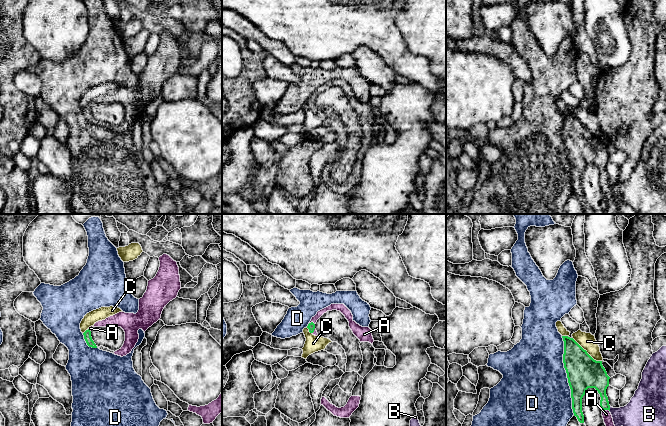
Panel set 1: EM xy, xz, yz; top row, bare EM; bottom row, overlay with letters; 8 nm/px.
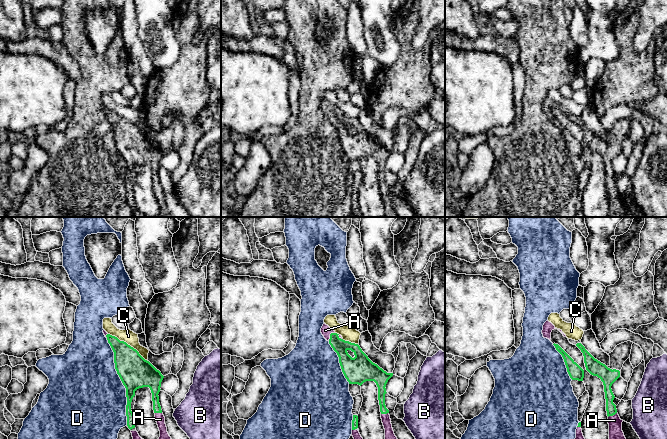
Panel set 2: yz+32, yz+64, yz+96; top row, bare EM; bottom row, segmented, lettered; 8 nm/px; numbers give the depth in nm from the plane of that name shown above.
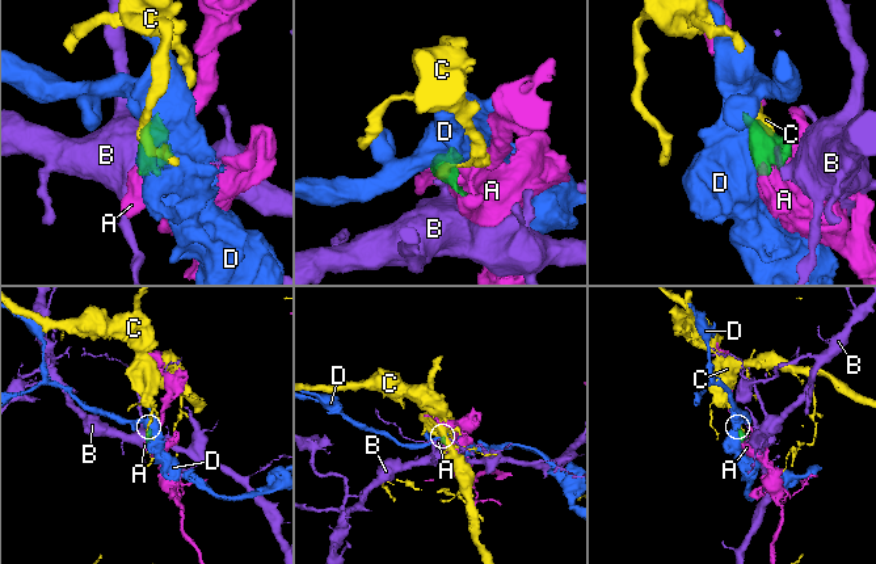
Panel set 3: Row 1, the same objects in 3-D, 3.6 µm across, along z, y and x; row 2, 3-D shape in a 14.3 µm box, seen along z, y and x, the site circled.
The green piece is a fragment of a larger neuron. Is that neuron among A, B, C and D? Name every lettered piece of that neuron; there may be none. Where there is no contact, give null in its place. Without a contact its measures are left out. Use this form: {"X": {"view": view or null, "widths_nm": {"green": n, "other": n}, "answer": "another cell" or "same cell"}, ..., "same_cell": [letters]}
{"A": {"view": "yz", "widths_nm": {"green": 160, "other": 80}, "answer": "same cell"}, "B": {"view": "yz", "widths_nm": {"green": 160, "other": 240}, "answer": "another cell"}, "C": {"view": "yz", "widths_nm": {"green": 260, "other": 140}, "answer": "another cell"}, "D": {"view": "yz", "widths_nm": {"green": 260, "other": 480}, "answer": "another cell"}, "same_cell": ["A"]}

